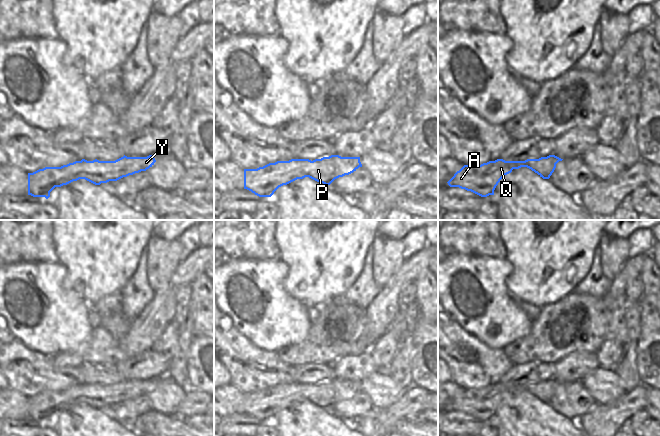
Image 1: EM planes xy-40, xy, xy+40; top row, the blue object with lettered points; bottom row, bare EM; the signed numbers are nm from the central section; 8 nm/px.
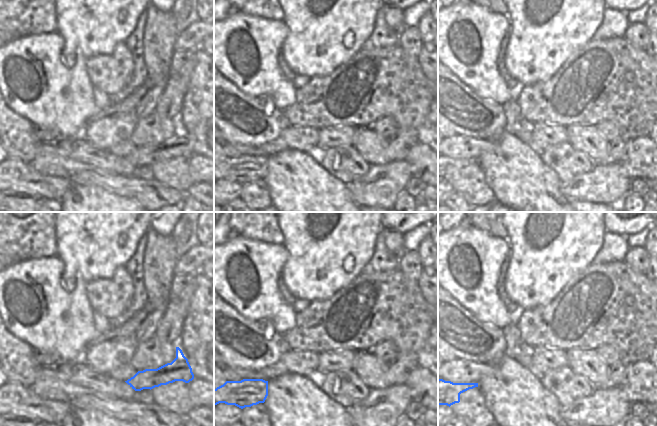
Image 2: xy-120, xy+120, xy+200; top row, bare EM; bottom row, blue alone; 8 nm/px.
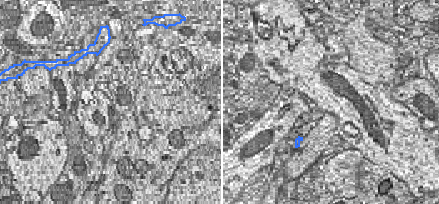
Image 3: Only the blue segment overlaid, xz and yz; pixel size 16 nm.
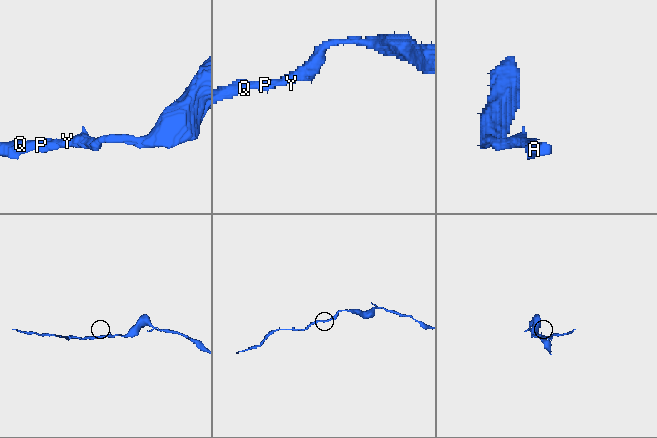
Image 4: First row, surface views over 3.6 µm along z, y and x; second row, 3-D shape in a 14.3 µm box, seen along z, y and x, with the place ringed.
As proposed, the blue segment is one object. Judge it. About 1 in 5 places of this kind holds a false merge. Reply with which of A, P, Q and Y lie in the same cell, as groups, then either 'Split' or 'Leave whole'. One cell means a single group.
Groups: A P Q Y. Leave whole.

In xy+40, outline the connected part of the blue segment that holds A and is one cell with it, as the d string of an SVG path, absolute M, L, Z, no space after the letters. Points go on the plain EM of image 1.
M549 379L525 385L497 383L481 389L464 389L447 407L450 411L459 411L481 421L487 421L494 419L494 414L500 404L511 397L513 393L527 391L543 403L549 403L556 392L556 388L562 384L555 379Z

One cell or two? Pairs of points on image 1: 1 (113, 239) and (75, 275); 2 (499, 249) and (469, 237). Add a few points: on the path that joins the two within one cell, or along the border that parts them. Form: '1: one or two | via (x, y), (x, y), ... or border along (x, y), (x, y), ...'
1: one | via (103, 249), (100, 255), (85, 268)
2: one | via (492, 246), (480, 237), (476, 237)

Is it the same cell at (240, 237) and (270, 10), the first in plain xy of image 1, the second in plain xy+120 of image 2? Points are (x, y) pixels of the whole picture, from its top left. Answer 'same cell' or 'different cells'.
same cell

